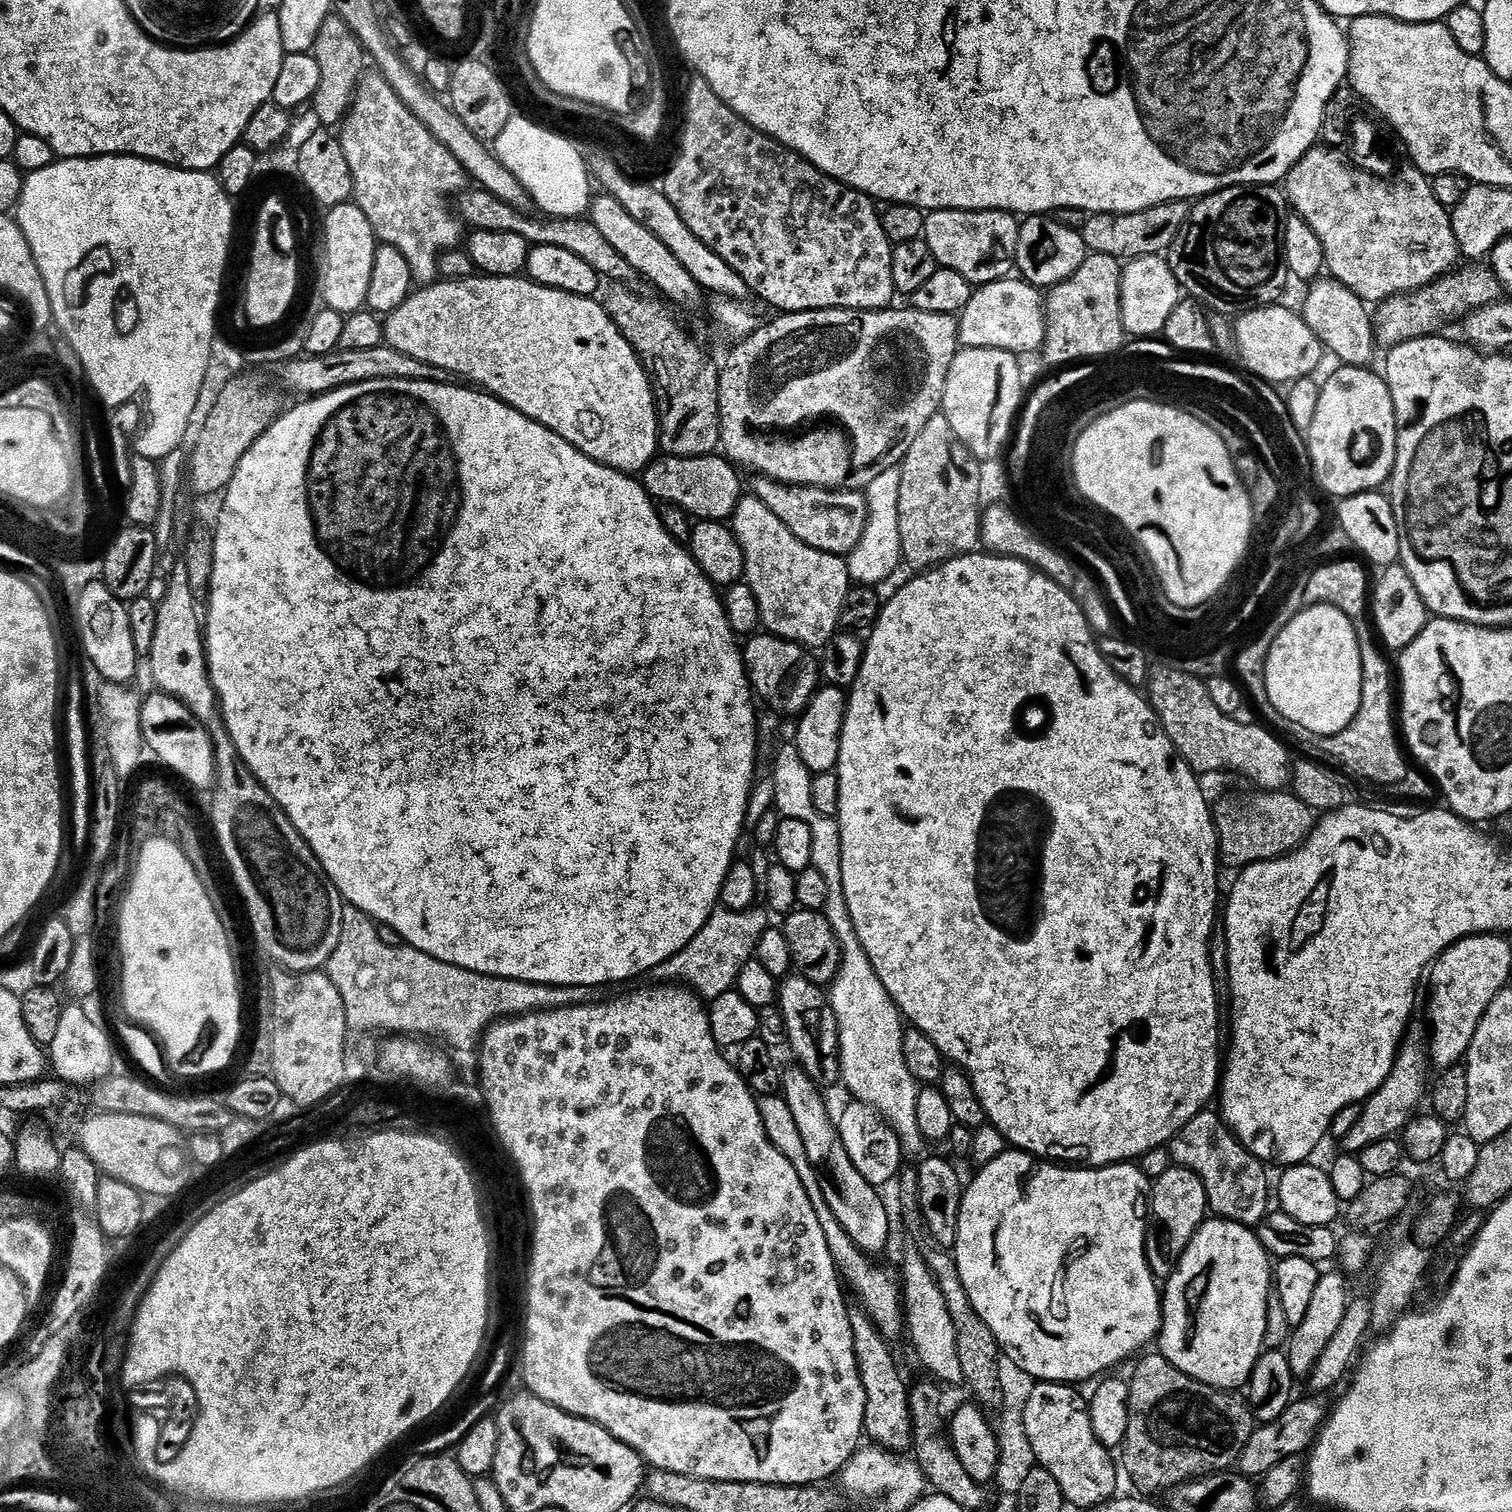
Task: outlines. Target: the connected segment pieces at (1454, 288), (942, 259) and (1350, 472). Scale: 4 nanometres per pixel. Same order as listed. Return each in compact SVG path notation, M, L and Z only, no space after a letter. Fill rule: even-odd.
M1464 268L1461 272L1453 270L1417 292L1406 292L1403 296L1392 296L1383 301L1374 312L1375 343L1387 350L1397 348L1402 342L1416 340L1419 336L1439 333L1447 320L1459 321L1476 308L1497 303L1496 292L1498 285L1491 271L1484 269L1483 272L1480 268Z
M942 210L928 212L922 231L923 247L941 268L949 268L973 286L993 283L1005 275L1004 263L1010 260L1010 237L1013 217L1006 212L963 212ZM928 247L928 248L927 248ZM932 255L932 256L931 256Z
M1337 367L1337 372L1320 384L1314 420L1307 431L1308 460L1316 471L1315 483L1329 492L1376 492L1392 475L1396 419L1388 386L1365 367Z

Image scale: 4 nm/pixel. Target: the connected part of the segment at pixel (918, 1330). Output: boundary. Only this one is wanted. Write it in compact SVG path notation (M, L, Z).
M913 1251L904 1256L904 1284L902 1280L902 1320L903 1323L908 1323L908 1340L926 1371L933 1372L936 1376L960 1378L962 1369L958 1366L955 1330L947 1304L935 1277L924 1264L921 1253Z

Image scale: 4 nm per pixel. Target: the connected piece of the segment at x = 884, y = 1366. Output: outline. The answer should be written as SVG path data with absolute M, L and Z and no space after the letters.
M853 1311L848 1317L848 1322L852 1327L852 1345L856 1355L856 1368L860 1371L860 1381L864 1391L864 1431L863 1435L868 1436L873 1445L877 1448L887 1448L889 1452L897 1454L903 1453L904 1447L909 1447L913 1439L914 1430L910 1421L910 1388L904 1385L904 1380L900 1377L900 1372L896 1369L896 1360L892 1357L892 1352L884 1342L883 1333L868 1319L863 1311Z

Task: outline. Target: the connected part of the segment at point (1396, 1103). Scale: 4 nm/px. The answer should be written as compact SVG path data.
M1409 1042L1401 1043L1396 1053L1396 1064L1392 1067L1392 1073L1388 1076L1387 1082L1364 1101L1360 1108L1358 1122L1354 1122L1354 1126L1350 1126L1350 1130L1342 1137L1342 1144L1344 1144L1343 1151L1345 1153L1359 1154L1363 1148L1370 1146L1374 1142L1391 1140L1397 1134L1403 1133L1409 1120L1413 1119L1414 1113L1417 1111L1415 1108L1420 1104L1420 1095L1422 1095L1423 1092L1425 1095L1426 1092L1426 1080L1424 1084L1424 1060L1426 1064L1426 1052L1421 1045L1419 1048L1416 1044L1408 1043Z

